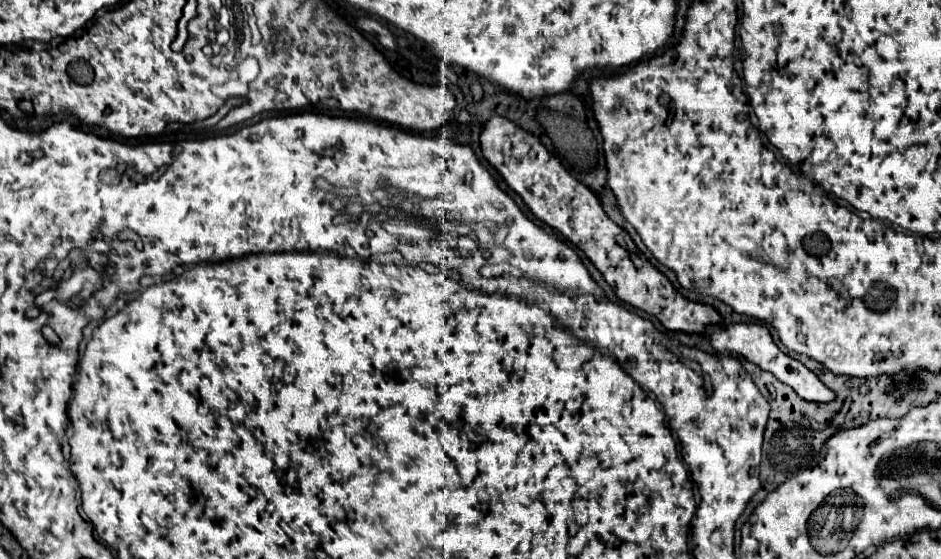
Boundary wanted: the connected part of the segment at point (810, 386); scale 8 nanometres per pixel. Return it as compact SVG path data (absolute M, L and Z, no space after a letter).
M733 323L733 325L723 325L723 327L711 327L707 333L707 339L711 341L711 345L719 351L725 353L725 349L729 353L737 353L743 355L747 361L759 365L761 369L773 373L781 383L793 387L793 391L803 397L805 401L817 401L817 403L829 403L835 399L835 391L831 391L829 387L825 387L817 375L813 371L809 371L803 363L799 363L797 359L791 359L789 355L785 355L775 343L773 337L769 333L767 327L757 325L757 323Z

